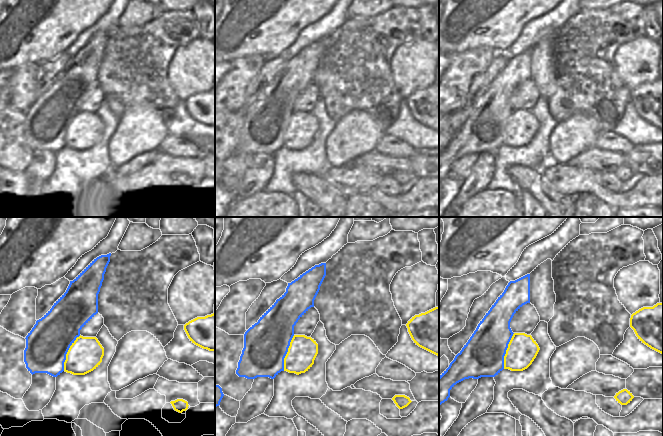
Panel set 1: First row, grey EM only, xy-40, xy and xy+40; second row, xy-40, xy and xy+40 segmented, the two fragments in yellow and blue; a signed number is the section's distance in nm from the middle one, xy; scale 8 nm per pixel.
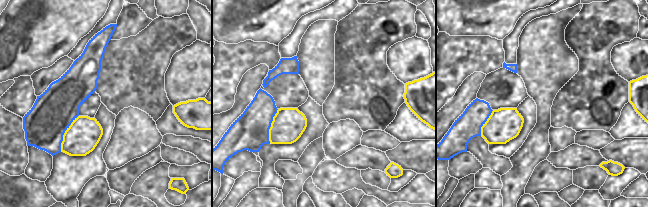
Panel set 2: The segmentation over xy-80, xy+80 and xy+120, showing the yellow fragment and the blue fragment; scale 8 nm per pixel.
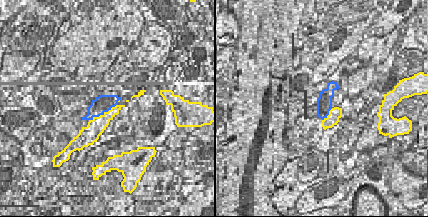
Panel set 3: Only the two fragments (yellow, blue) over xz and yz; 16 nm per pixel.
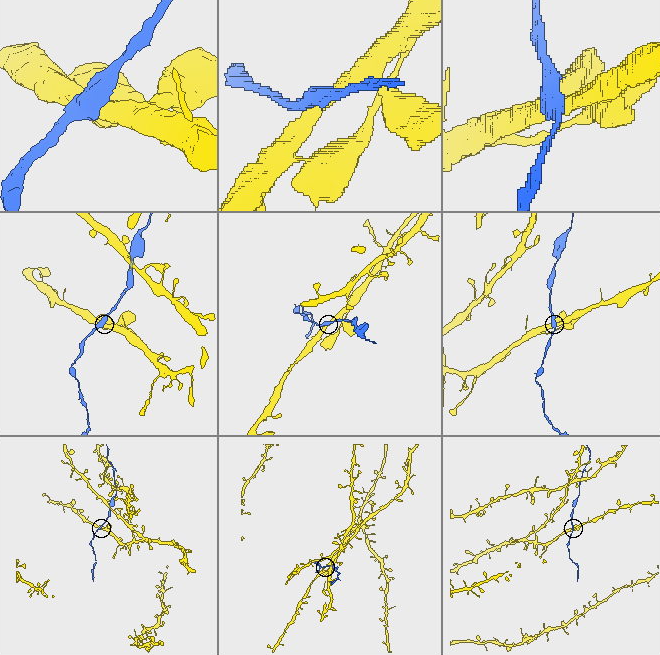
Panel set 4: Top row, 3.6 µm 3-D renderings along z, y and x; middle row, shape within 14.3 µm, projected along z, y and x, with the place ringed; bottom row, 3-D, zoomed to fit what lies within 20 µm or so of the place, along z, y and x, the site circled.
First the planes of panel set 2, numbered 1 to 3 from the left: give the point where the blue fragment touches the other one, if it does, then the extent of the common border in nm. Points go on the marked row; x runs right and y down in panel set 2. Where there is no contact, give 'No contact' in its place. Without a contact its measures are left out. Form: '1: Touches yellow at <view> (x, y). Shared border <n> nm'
1: Touches yellow at xy-80 (64, 133). Shared border 320 nm
2: Touches yellow at xy+80 (271, 126). Shared border 280 nm
3: Touches yellow at xy+120 (485, 123). Shared border 240 nm

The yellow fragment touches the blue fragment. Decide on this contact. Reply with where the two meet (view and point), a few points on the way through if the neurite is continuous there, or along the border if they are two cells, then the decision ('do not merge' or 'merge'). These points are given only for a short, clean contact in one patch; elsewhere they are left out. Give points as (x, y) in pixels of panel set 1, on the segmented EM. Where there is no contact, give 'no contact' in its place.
meets yellow in xy-40 at (67, 352); merge

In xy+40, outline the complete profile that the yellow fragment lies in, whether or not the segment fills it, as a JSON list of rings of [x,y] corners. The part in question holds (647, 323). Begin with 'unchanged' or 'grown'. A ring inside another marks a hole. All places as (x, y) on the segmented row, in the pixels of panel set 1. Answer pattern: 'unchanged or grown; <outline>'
unchanged; [[[663,303],[633,313],[630,327],[642,343],[663,354]]]

